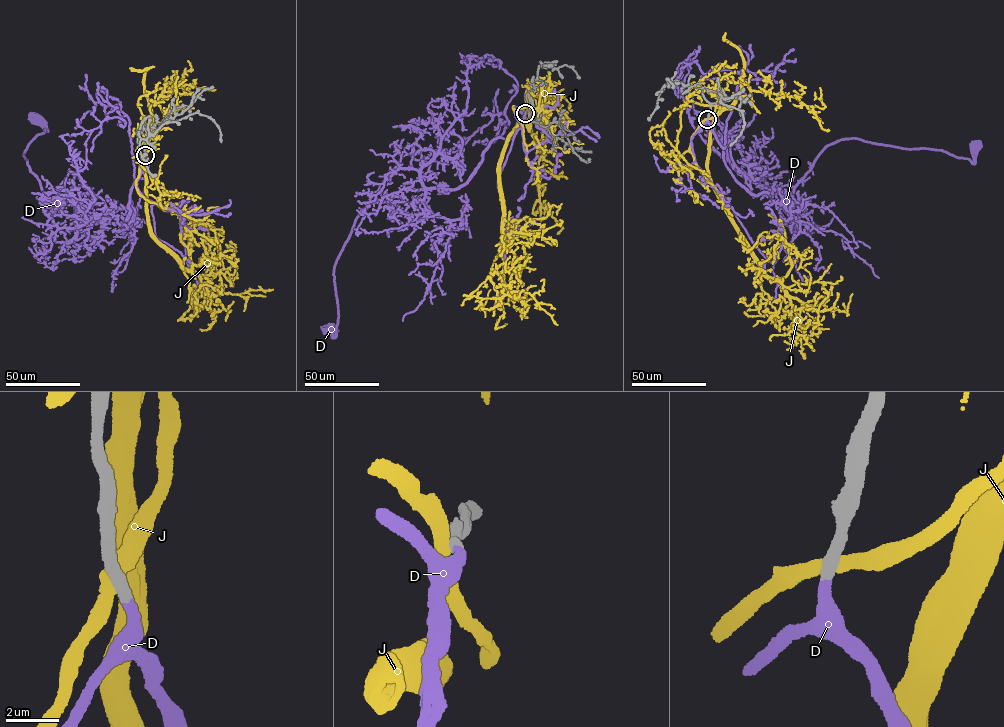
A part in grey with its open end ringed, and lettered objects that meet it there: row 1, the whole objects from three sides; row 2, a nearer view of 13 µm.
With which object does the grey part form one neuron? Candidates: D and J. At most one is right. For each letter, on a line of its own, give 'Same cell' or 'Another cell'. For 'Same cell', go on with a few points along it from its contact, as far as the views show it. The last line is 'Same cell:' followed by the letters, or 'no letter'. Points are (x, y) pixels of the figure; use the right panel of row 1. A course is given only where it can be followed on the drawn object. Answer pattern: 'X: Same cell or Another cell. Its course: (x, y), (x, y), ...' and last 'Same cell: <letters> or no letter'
D: Same cell. Its course: (707, 119), (732, 176), (755, 195), (791, 193), (841, 140), (936, 149), (974, 163), (975, 146)
J: Another cell
Same cell: D

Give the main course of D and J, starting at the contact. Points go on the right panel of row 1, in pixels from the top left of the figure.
D: (707, 119), (732, 176), (755, 195), (791, 193), (841, 140), (936, 149), (974, 163), (975, 146)
J: (708, 118), (729, 108), (710, 183), (766, 274), (786, 275), (787, 243), (745, 245)

